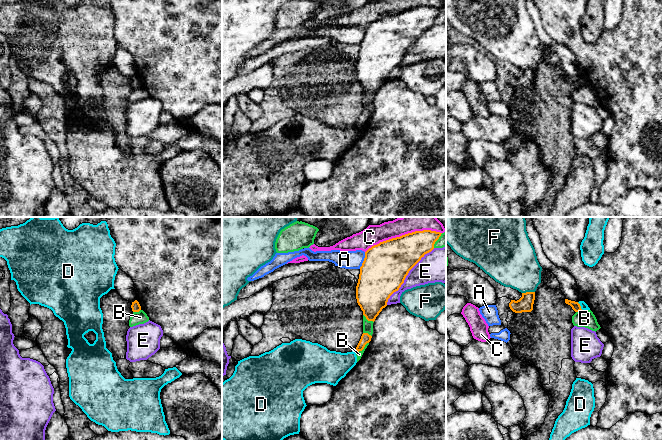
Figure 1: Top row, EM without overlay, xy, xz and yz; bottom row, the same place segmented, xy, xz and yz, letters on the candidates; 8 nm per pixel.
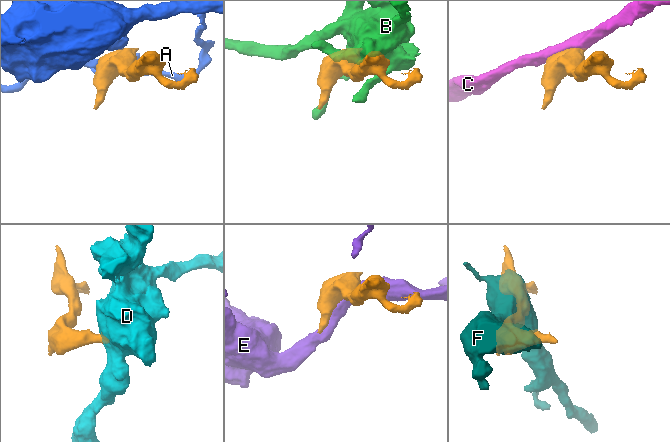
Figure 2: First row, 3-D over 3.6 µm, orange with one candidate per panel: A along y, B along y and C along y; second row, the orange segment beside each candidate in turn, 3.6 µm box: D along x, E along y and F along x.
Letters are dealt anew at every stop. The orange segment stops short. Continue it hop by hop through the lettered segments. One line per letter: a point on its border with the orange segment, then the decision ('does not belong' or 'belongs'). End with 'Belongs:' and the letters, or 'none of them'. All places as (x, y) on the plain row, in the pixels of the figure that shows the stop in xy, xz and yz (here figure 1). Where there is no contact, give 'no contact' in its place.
A: xz (364, 36) | does not belong
B: xz (362, 125) | does not belong
C: xz (403, 11) | does not belong
D: yz (580, 82) | does not belong
E: xz (407, 50) | does not belong
F: yz (528, 68) | does not belong
Belongs: none of them

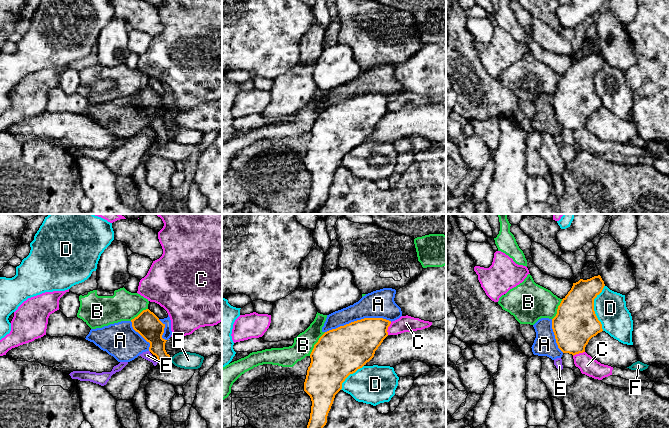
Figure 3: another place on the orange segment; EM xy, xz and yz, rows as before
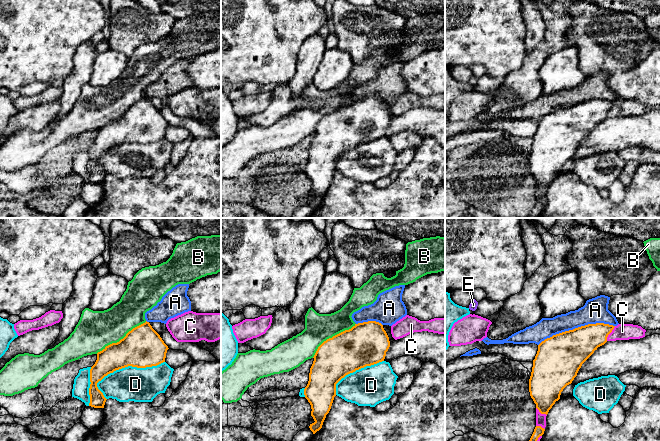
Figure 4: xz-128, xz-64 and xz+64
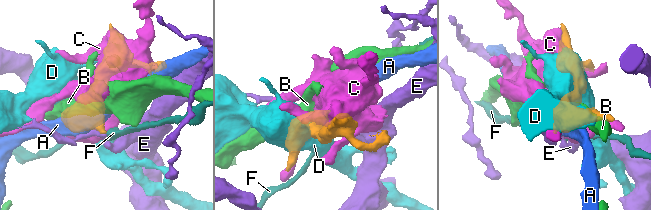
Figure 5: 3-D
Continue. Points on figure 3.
A: xz (358, 96) | does not belong
B: xz (315, 120) | does not belong
C: xz (387, 104) | does not belong
D: yz (593, 84) | does not belong
E: no contact | does not belong
F: xy (170, 136) | does not belong
Belongs: none of them

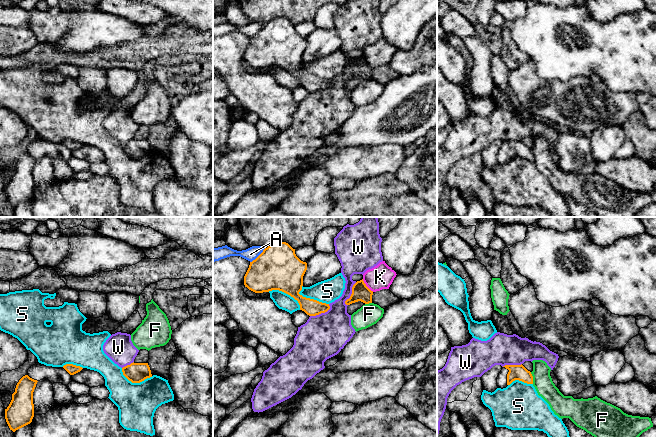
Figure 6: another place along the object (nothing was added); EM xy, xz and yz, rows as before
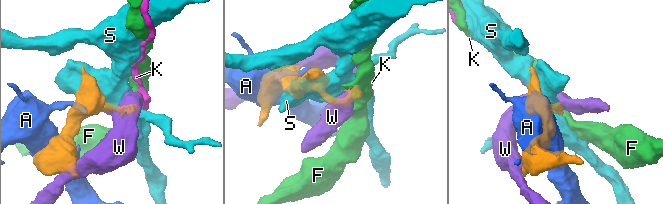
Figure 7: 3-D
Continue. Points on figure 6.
A: xz (258, 32) | does not belong
F: yz (532, 154) | does not belong
K: xz (366, 62) | does not belong
S: xz (309, 74) | does not belong
W: xz (351, 70) | does not belong
Belongs: none of them

